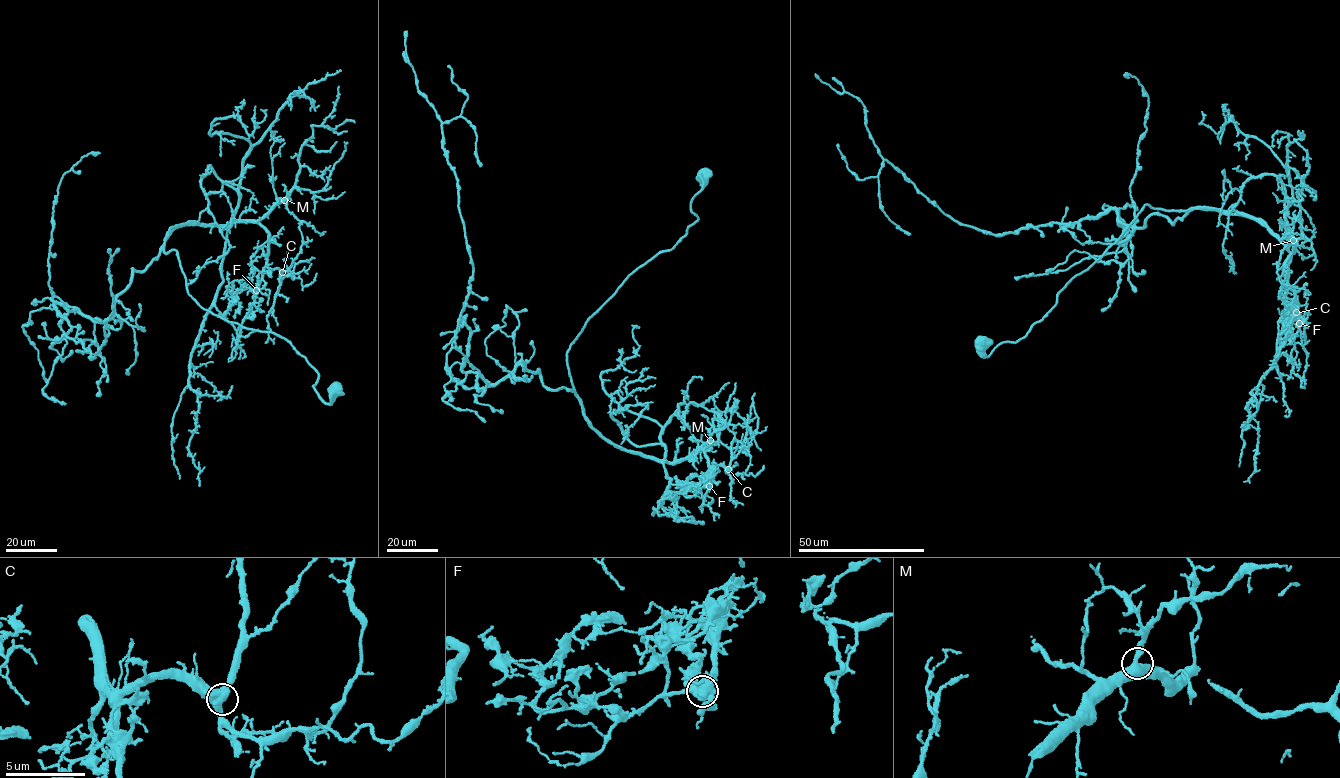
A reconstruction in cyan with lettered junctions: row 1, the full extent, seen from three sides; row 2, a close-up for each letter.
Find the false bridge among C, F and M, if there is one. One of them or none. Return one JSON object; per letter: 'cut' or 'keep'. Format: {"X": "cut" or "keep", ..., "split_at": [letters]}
{"C": "keep", "F": "cut", "M": "keep", "split_at": ["F"]}

